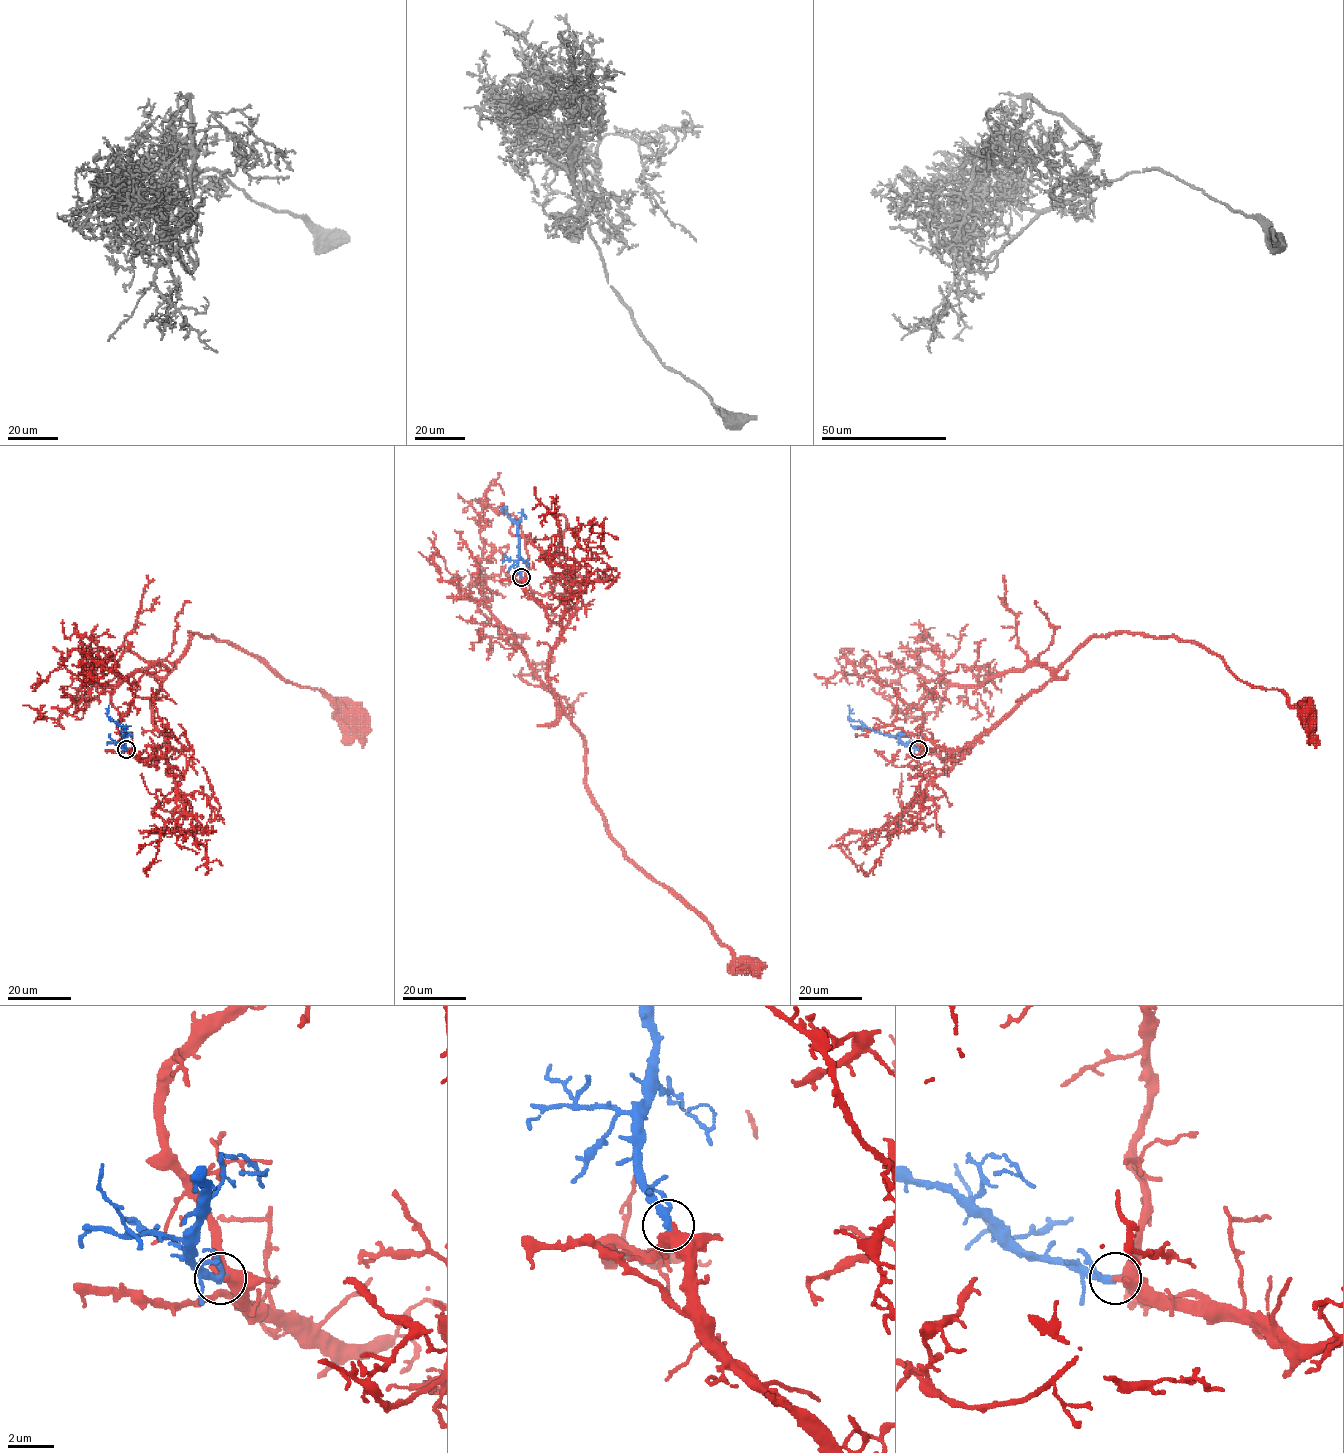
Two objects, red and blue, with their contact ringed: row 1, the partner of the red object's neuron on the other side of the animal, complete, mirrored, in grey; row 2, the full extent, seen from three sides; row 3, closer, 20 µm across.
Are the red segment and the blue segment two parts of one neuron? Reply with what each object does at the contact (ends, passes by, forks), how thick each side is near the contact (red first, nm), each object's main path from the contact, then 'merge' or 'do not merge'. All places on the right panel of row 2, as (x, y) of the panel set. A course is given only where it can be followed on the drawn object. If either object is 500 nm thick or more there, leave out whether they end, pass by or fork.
red passes by | blue passes by | 380/260 nm | red via (918, 749), (957, 756), (1093, 637), (1112, 633), (1195, 641), (1240, 680), (1280, 690), (1308, 714) | blue via (918, 749), (852, 721), (848, 706) | merge

